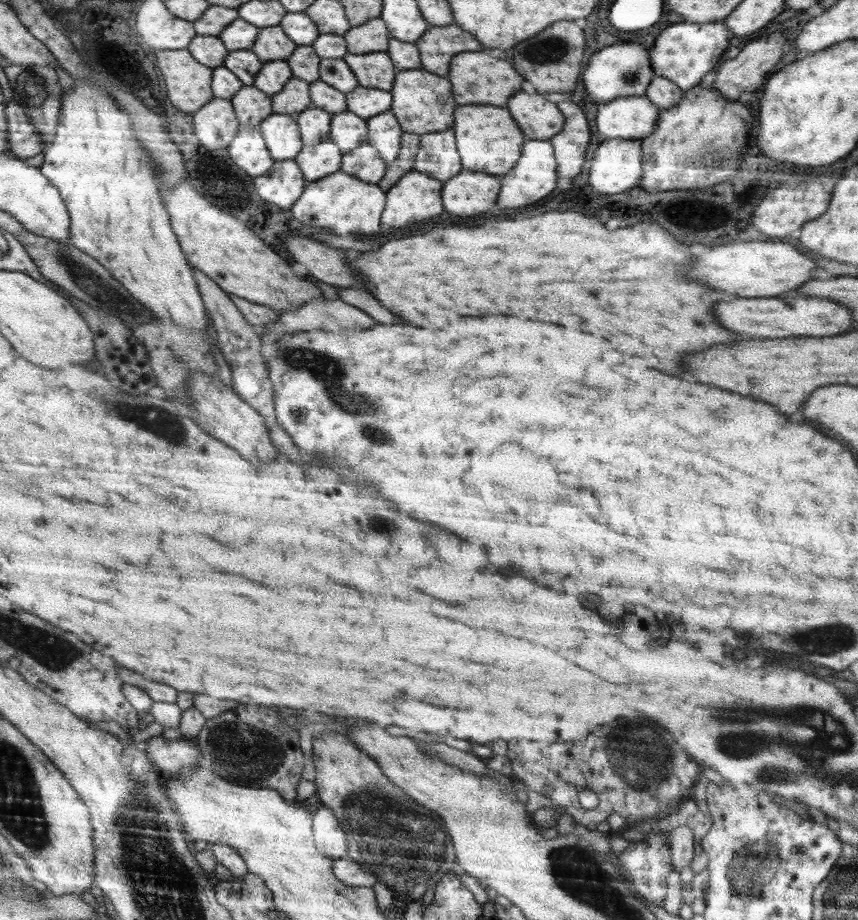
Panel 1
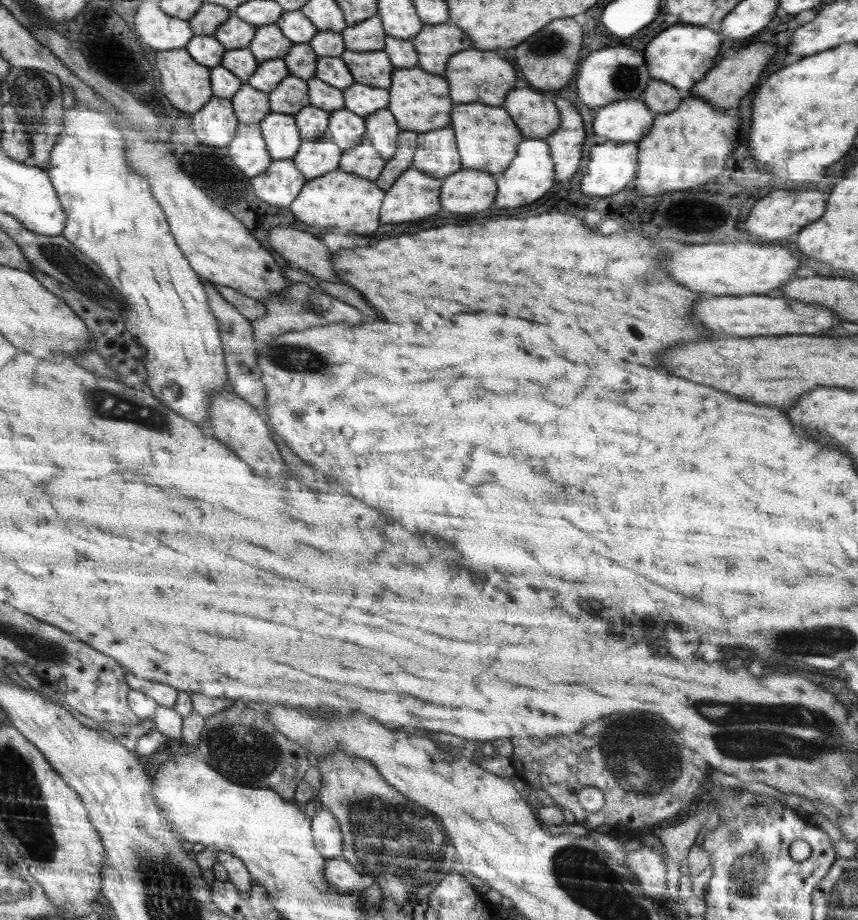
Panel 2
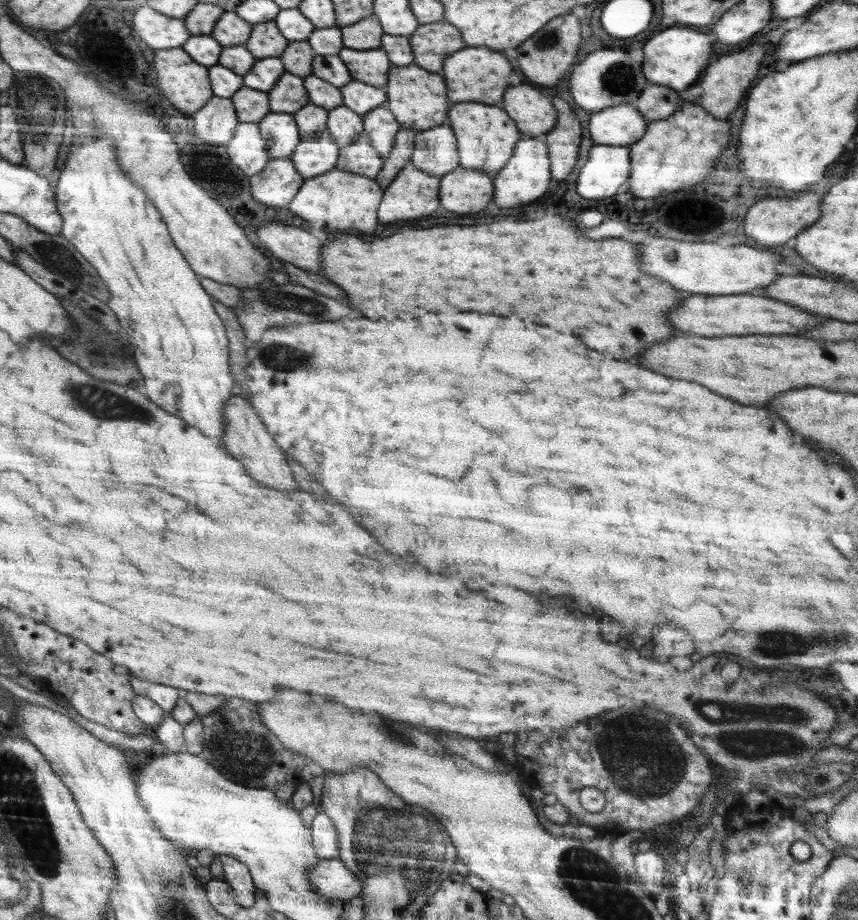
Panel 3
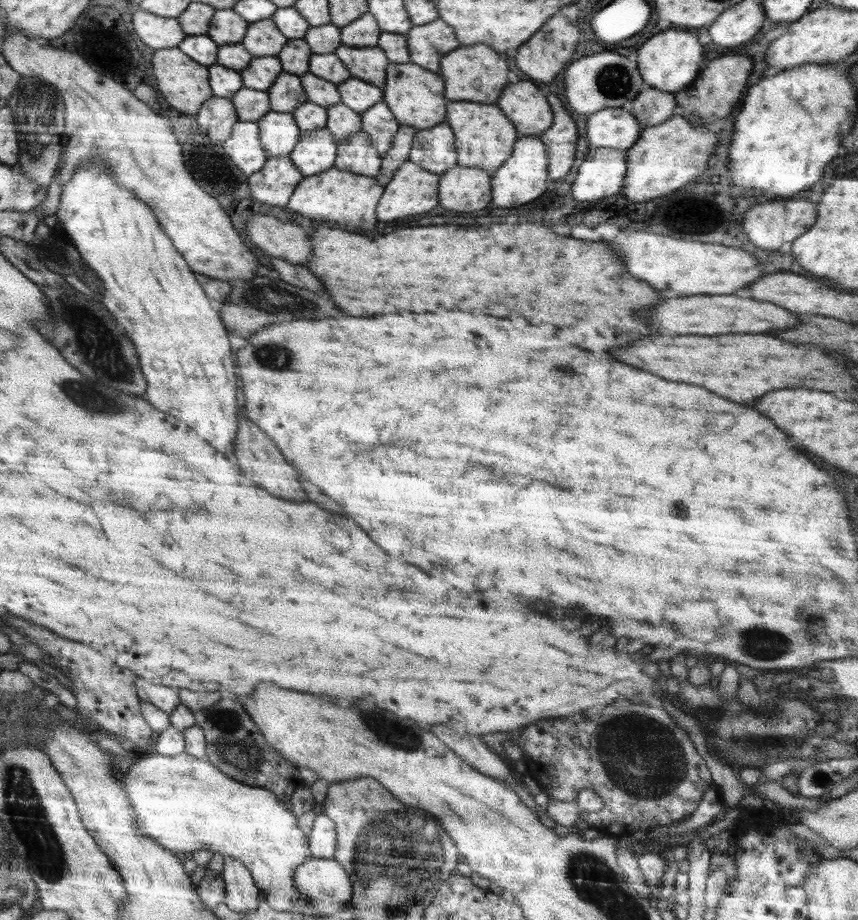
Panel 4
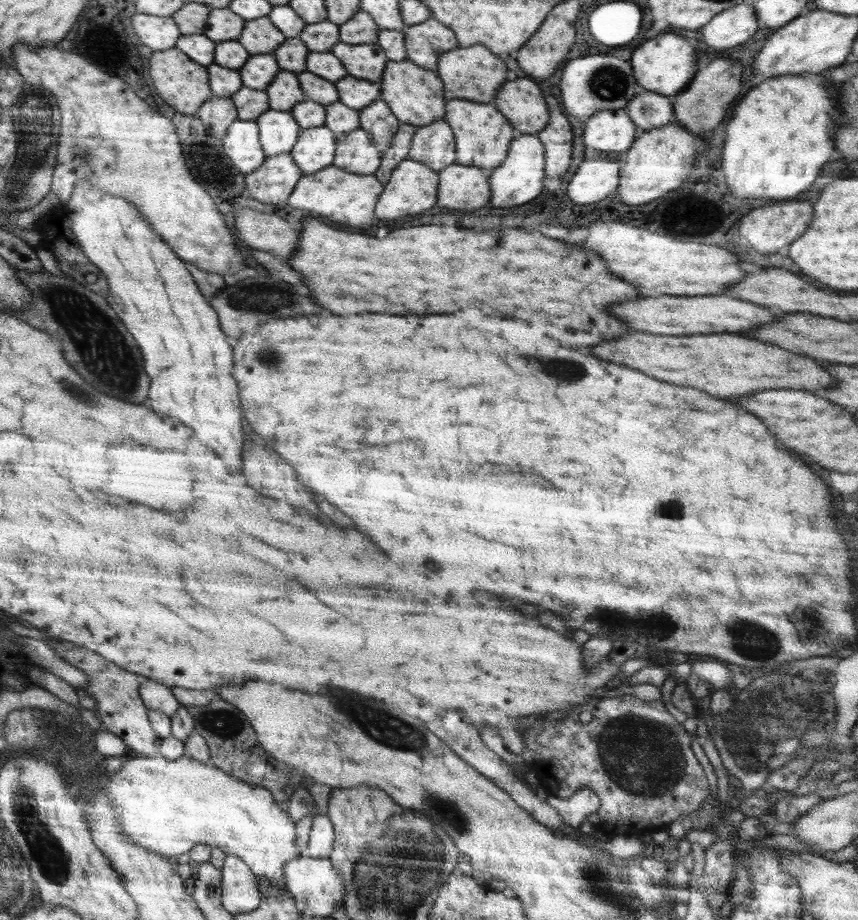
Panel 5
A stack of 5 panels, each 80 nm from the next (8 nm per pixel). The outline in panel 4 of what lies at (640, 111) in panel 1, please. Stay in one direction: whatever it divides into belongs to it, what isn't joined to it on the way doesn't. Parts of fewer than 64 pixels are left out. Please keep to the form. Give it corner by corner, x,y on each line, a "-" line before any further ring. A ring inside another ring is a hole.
607,108
595,112
586,120
590,149
610,148
612,150
630,149
640,136
640,123
630,110

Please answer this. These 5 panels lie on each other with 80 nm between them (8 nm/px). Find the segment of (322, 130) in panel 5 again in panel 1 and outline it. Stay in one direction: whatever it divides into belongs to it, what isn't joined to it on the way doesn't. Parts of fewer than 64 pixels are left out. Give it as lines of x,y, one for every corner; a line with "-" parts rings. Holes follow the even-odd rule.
328,138
320,144
305,145
295,160
310,183
340,171
343,154
343,150

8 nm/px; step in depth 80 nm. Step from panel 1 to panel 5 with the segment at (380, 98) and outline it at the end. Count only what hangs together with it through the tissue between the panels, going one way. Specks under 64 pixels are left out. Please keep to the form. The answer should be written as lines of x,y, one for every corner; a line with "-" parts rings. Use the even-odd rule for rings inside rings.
350,74
335,84
338,85
339,101
357,111
374,103
382,95
382,86
378,86
379,83

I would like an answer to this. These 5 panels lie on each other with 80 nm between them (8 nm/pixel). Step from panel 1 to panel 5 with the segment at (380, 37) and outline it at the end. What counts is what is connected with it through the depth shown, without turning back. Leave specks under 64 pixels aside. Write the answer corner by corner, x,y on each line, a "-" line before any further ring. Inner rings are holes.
361,10
348,20
347,23
339,25
340,42
356,45
368,44
378,41
379,27
371,13

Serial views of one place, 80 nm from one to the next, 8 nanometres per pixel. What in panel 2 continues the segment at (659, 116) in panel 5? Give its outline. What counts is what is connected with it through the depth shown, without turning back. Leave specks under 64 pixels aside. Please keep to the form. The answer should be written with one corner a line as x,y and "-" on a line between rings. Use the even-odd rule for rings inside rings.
651,79
650,85
642,92
641,100
655,116
672,112
685,97
675,86
664,81

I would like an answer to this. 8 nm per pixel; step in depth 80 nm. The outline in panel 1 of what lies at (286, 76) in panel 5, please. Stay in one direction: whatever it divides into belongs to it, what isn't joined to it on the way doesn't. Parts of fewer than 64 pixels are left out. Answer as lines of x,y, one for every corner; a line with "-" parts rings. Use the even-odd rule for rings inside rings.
292,76
285,82
278,94
272,95
274,112
297,116
303,110
312,106
310,98
310,83

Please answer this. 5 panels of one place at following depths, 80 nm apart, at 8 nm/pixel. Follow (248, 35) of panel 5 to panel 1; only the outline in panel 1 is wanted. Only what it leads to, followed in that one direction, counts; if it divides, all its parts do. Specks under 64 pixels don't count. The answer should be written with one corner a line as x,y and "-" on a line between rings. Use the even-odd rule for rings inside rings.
280,25
266,27
259,31
252,52
264,63
290,59
298,45
283,31

